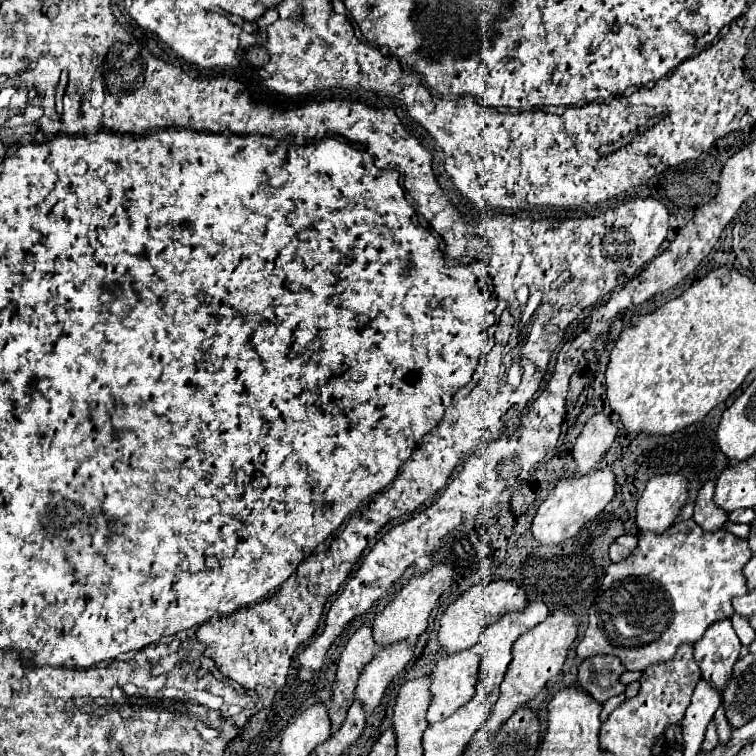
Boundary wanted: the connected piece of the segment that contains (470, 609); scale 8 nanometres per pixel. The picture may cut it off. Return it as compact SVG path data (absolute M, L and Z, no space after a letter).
M488 582L488 584L476 584L468 592L464 592L456 602L448 606L440 620L440 632L438 640L446 648L448 654L456 654L460 650L466 650L474 644L478 644L478 638L488 626L488 622L498 622L502 614L510 614L514 610L524 610L526 606L526 594L522 588L514 586L512 582Z

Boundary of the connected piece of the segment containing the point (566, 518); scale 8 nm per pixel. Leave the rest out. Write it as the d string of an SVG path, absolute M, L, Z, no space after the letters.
M594 470L590 474L574 474L572 478L560 480L548 498L540 504L532 522L532 536L542 546L556 546L564 540L576 538L586 522L594 520L604 506L614 498L614 474L608 470Z

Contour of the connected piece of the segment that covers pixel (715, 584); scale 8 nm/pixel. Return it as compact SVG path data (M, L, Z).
M682 520L670 526L666 534L640 534L640 544L626 560L610 564L602 590L588 610L588 628L576 646L578 658L594 654L614 654L626 670L646 670L658 662L674 658L678 646L694 644L714 622L732 618L732 598L748 592L744 566L750 560L748 542L726 532L704 532L694 520Z

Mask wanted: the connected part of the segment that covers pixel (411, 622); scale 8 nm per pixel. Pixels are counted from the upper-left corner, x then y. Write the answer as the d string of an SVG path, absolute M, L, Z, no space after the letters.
M438 564L432 570L428 570L426 574L412 578L400 590L400 594L384 608L380 618L374 620L374 642L382 648L382 646L390 646L394 642L402 642L402 640L408 640L408 638L422 636L428 628L428 616L430 616L432 608L436 606L438 598L450 588L452 576L454 576L454 572L452 572L450 566Z

